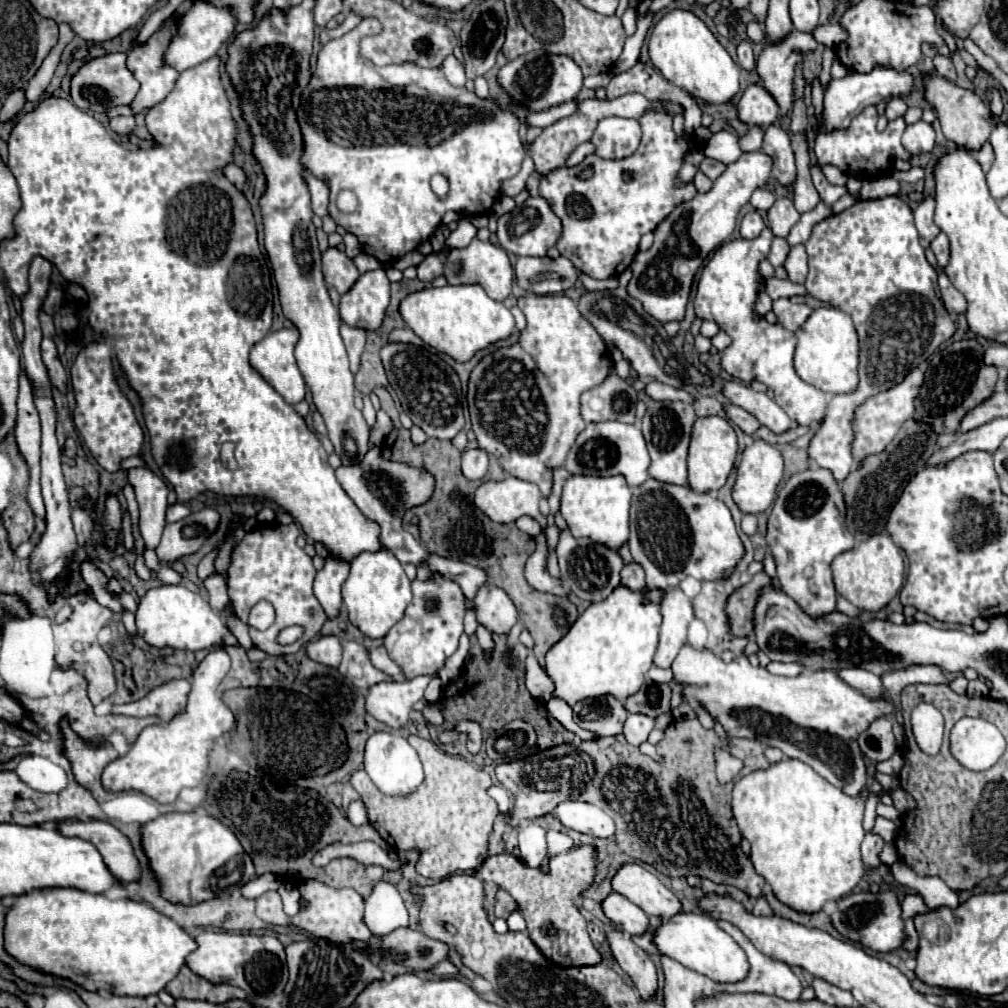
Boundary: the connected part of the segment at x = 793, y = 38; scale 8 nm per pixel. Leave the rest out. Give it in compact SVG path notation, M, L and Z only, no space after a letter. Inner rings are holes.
M791 30L783 40L767 42L767 46L761 50L756 61L756 72L763 86L773 94L773 98L777 98L777 104L781 106L781 114L785 114L793 104L793 78L795 78L795 66L799 62L799 54L795 52L801 50L803 54L807 54L815 46L817 42L813 42L811 34L801 34L799 30Z

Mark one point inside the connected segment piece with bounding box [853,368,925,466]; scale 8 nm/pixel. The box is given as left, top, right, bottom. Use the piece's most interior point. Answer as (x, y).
(877, 422)

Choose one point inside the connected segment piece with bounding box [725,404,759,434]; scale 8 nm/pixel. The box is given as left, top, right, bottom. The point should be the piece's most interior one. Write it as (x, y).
(744, 420)

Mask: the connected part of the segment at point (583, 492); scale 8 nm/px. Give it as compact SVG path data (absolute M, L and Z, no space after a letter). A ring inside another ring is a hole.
M573 474L565 480L561 492L561 514L575 538L593 538L613 550L619 550L629 536L629 504L631 504L631 488L627 486L623 476L585 476Z

